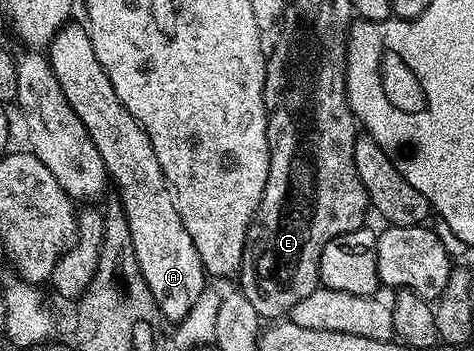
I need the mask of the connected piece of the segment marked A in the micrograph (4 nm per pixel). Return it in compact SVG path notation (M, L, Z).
M71 20L62 26L50 44L49 61L61 92L65 92L65 100L69 100L69 108L73 108L77 120L85 124L101 154L108 179L114 189L115 186L119 189L117 198L127 217L139 271L143 273L160 315L166 321L168 318L171 324L178 324L205 289L205 271L189 232L185 232L185 224L181 224L175 195L161 172L161 164L157 164L157 152L153 152L153 144L149 144L149 136L145 136L137 120L133 120L121 100L117 100L109 76L93 52L86 25L79 23L78 26Z

